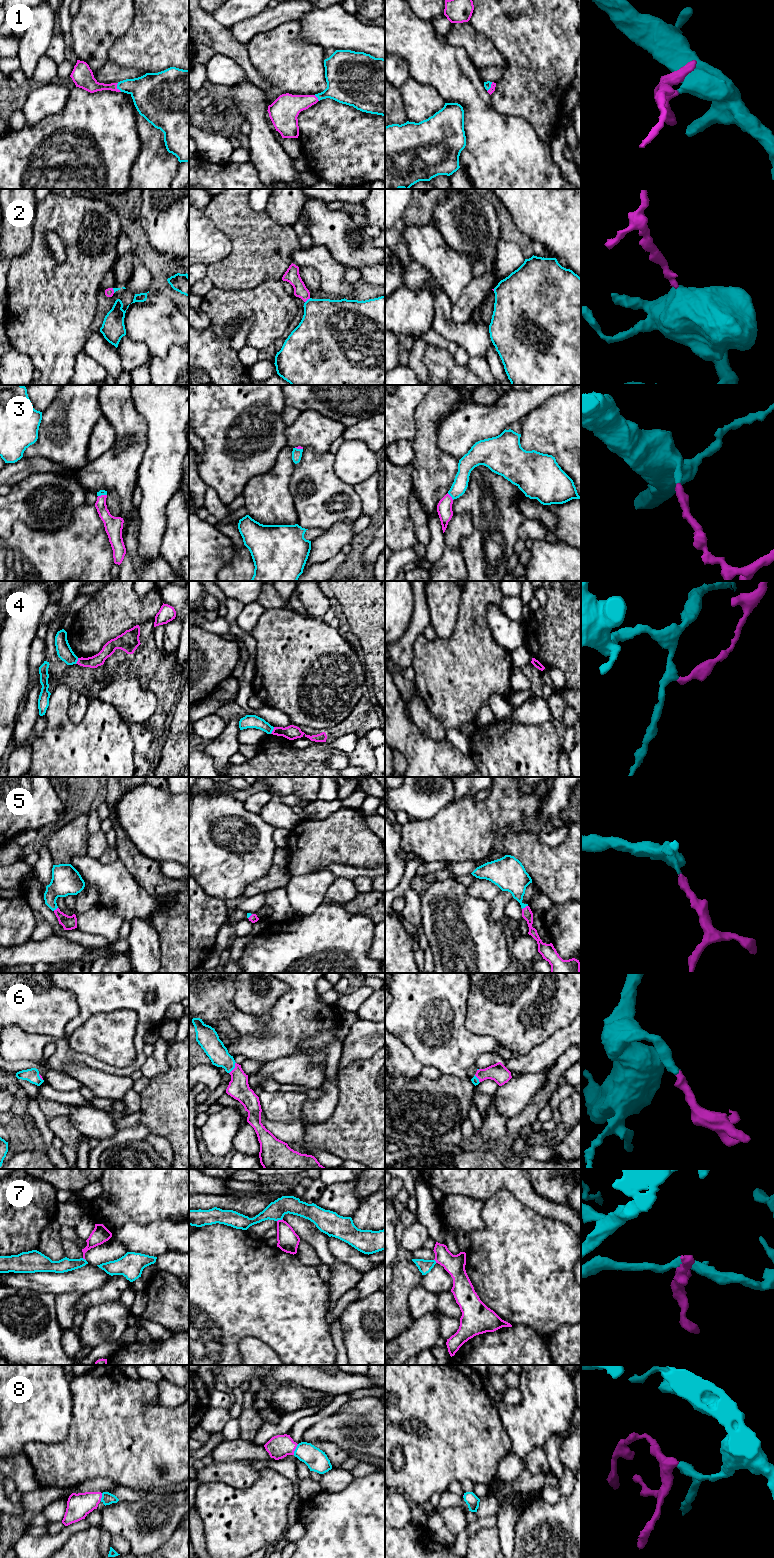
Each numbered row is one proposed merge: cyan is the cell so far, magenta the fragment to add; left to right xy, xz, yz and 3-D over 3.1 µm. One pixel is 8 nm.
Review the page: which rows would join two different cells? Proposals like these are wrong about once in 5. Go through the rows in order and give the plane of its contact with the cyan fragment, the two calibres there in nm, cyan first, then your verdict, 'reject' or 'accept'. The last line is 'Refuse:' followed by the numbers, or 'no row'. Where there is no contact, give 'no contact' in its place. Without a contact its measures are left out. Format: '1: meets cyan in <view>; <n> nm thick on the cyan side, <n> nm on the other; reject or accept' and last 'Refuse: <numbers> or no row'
1: meets cyan in xy; 260 nm thick on the cyan side, 130 nm on the other; accept
2: meets cyan in xz; 400 nm thick on the cyan side, 120 nm on the other; accept
3: meets cyan in yz; 120 nm thick on the cyan side, 130 nm on the other; accept
4: meets cyan in xz; 110 nm thick on the cyan side, 120 nm on the other; reject
5: meets cyan in yz; 220 nm thick on the cyan side, 90 nm on the other; accept
6: meets cyan in xz; 160 nm thick on the cyan side, 170 nm on the other; accept
7: meets cyan in xz; 150 nm thick on the cyan side, 170 nm on the other; reject
8: meets cyan in xz; 170 nm thick on the cyan side, 190 nm on the other; accept
Refuse: 4, 7

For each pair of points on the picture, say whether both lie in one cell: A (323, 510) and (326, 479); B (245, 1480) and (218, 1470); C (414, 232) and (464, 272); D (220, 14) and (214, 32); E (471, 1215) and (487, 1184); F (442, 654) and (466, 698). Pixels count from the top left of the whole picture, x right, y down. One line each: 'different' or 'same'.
A: same
B: same
C: same
D: different
E: different
F: same

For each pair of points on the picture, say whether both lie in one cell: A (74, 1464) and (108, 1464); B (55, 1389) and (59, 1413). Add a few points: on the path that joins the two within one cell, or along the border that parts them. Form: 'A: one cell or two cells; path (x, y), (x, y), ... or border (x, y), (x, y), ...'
A: one cell; path (82, 1464), (100, 1464)
B: one cell; path (55, 1395), (55, 1407)

